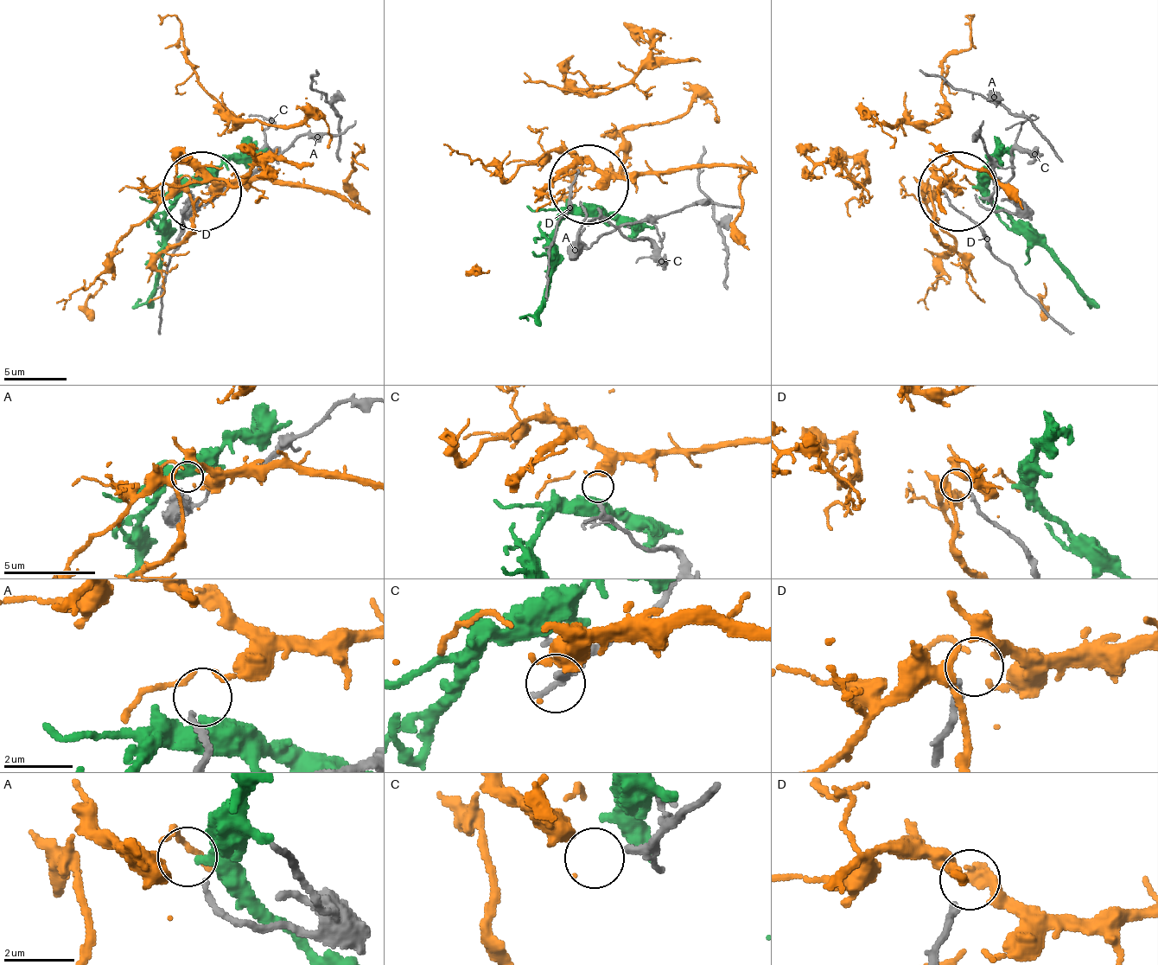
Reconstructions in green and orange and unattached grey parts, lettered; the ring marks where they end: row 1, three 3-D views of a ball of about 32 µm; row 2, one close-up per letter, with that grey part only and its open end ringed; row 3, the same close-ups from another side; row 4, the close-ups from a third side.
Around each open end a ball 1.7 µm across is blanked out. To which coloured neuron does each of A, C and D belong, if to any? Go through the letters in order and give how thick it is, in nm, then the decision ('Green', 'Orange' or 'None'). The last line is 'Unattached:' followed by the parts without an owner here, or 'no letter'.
A: Thickness 140 nm. None
C: Thickness 150 nm. Orange
D: Thickness 200 nm. None
Unattached: A, D

